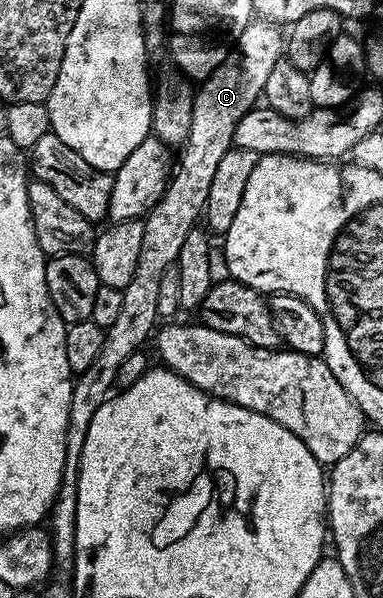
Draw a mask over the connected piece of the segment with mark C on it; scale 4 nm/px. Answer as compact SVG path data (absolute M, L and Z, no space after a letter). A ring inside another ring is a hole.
M251 19L249 26L238 35L236 50L227 52L222 63L201 81L202 88L200 84L194 93L192 126L181 149L182 161L179 164L177 161L160 202L156 202L156 206L150 209L142 220L144 246L140 250L140 262L136 262L136 274L132 274L132 282L128 282L128 286L122 289L124 306L120 306L116 322L112 322L112 326L105 329L104 346L100 348L96 362L92 362L92 366L88 366L88 370L84 370L74 380L72 402L68 410L62 485L56 494L54 505L50 507L48 517L50 552L54 555L53 563L56 568L58 563L58 568L62 572L69 573L74 567L78 471L84 450L84 438L88 438L88 426L92 423L96 410L100 410L100 406L104 406L104 402L111 395L123 362L133 352L139 351L143 347L142 343L149 336L151 339L160 320L156 310L156 302L160 295L160 278L164 278L166 271L177 265L184 238L196 228L200 217L205 213L212 178L216 175L220 158L224 158L224 154L230 152L234 142L236 122L240 122L240 118L244 118L244 114L248 114L263 99L268 74L272 74L272 66L276 66L276 62L283 59L283 56L283 29L277 24L267 23L266 20Z

